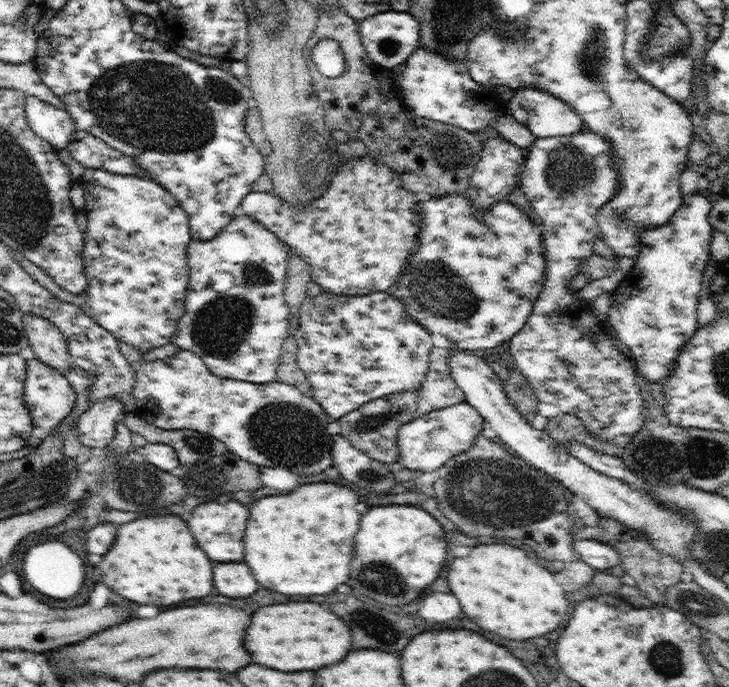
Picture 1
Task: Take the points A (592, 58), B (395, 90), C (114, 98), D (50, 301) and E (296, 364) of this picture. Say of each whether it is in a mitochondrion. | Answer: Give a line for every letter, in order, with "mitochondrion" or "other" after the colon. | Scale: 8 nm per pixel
A: mitochondrion
B: other
C: mitochondrion
D: other
E: other

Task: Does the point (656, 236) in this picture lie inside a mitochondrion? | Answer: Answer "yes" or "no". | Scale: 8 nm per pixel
no

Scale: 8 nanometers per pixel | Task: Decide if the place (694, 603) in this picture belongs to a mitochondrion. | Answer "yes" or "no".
yes

